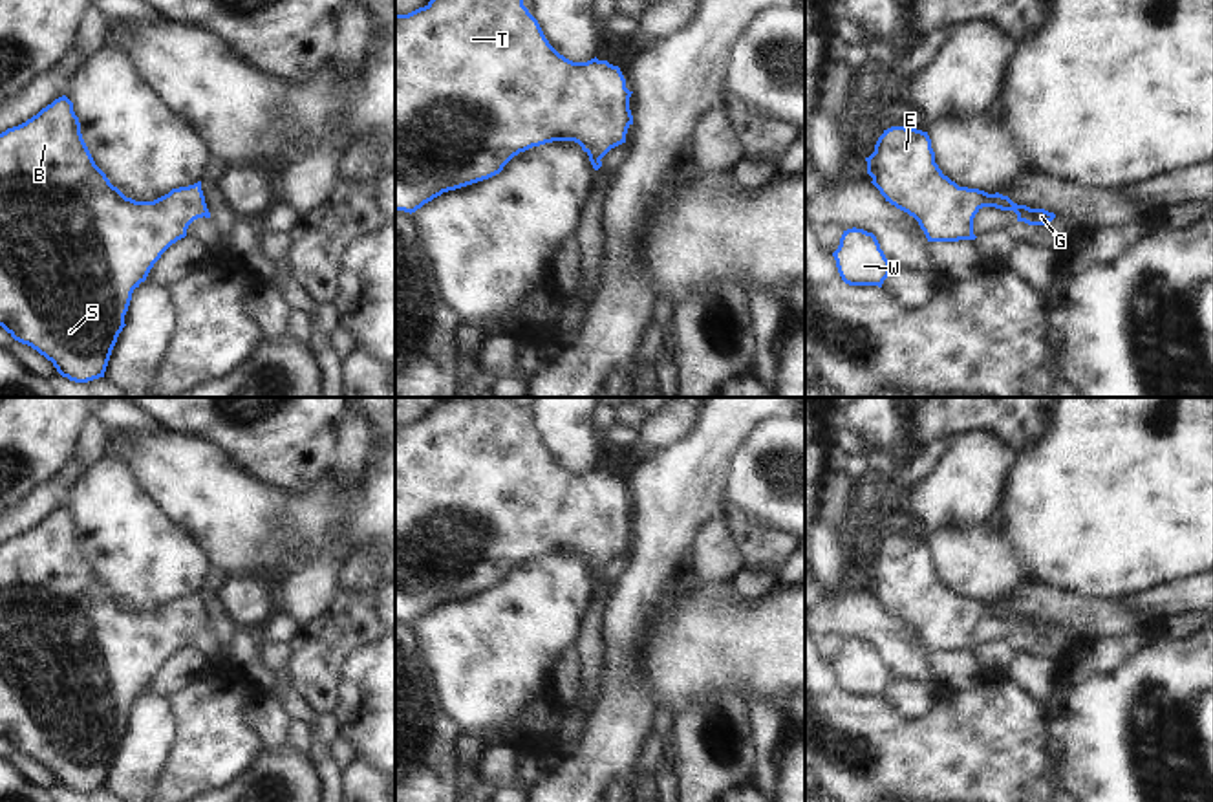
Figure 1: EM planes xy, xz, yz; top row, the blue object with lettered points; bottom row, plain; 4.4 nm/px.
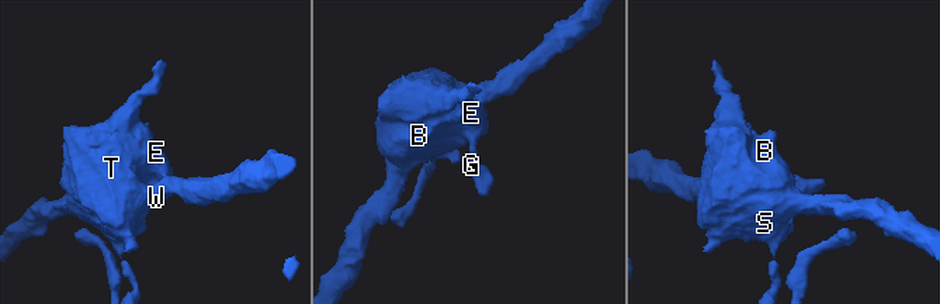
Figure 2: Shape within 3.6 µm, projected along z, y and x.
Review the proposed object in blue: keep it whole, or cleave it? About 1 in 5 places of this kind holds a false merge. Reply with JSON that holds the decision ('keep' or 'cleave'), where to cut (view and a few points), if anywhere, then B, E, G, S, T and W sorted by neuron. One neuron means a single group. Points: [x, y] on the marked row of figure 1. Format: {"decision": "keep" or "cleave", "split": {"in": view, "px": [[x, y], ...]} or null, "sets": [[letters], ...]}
{"decision": "keep", "split": null, "sets": [["B", "E", "G", "S", "T", "W"]]}

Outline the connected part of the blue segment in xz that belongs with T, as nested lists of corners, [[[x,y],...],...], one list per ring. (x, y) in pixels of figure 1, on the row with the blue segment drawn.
[[[430,0],[408,15],[395,15],[395,211],[415,212],[424,203],[503,170],[520,152],[553,141],[574,141],[589,156],[595,170],[602,167],[602,157],[615,146],[626,143],[628,128],[633,125],[626,79],[618,66],[596,57],[587,62],[573,62],[560,55],[545,38],[538,20],[523,5],[523,0]]]

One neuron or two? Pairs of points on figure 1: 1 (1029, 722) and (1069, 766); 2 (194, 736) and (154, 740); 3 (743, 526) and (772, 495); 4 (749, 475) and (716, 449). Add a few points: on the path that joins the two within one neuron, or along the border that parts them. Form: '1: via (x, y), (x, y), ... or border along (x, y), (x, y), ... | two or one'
1: border along (1054, 766), (1060, 775) | two
2: border along (169, 698), (174, 740), (160, 777) | two
3: border along (723, 508), (738, 508), (758, 524), (785, 531) | two
4: border along (756, 425), (730, 458), (719, 500) | two

